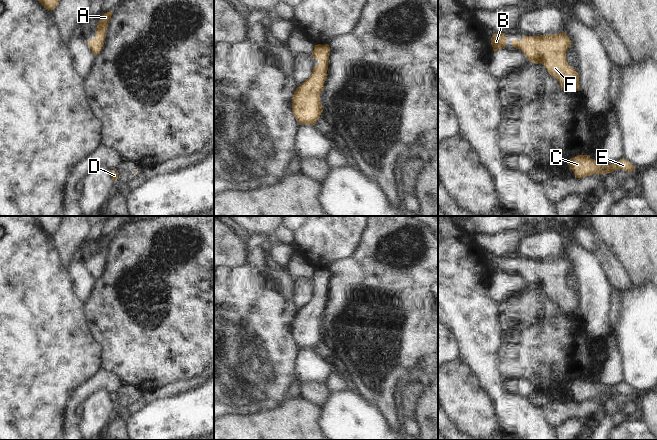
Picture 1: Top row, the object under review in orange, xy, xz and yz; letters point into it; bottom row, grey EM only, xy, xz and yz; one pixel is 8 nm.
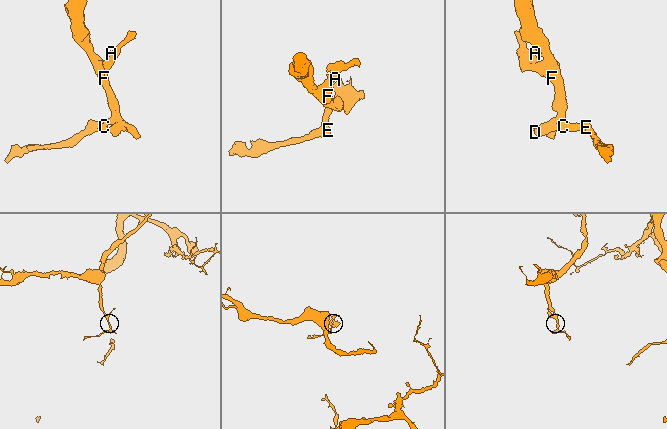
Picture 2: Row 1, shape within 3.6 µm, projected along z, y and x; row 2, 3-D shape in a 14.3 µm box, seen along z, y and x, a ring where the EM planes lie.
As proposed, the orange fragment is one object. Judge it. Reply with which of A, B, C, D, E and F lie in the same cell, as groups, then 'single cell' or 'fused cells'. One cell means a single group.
groups A B C D E F; single cell

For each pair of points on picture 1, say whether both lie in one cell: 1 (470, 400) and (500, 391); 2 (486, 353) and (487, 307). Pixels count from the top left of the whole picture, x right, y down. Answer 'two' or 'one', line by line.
1: two
2: one

